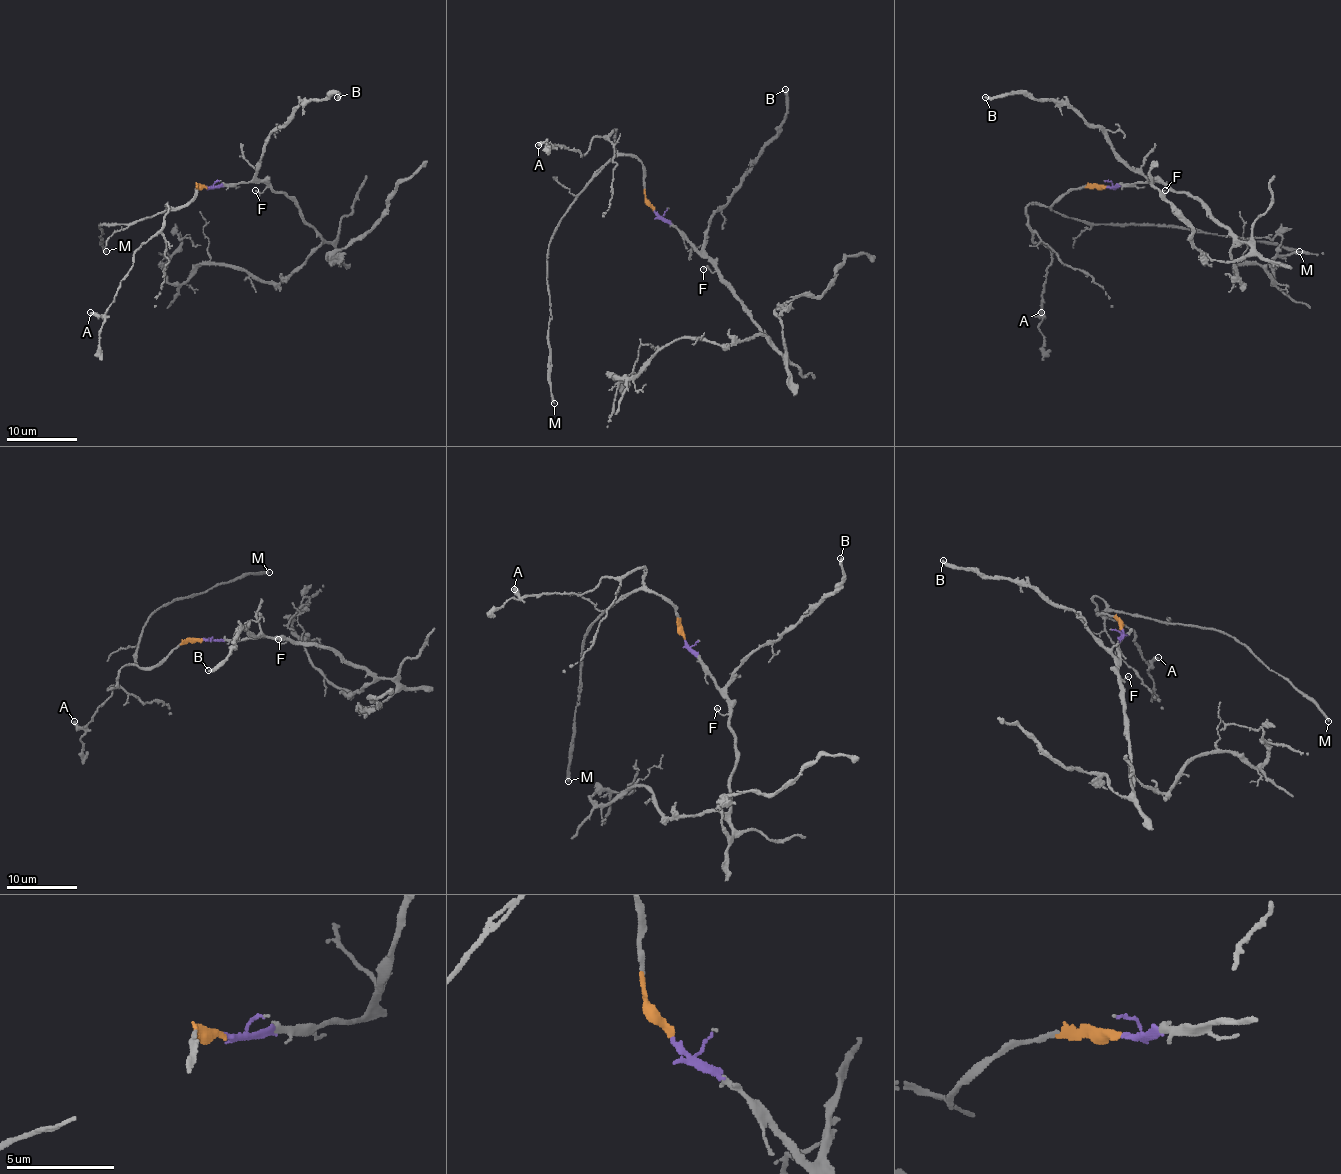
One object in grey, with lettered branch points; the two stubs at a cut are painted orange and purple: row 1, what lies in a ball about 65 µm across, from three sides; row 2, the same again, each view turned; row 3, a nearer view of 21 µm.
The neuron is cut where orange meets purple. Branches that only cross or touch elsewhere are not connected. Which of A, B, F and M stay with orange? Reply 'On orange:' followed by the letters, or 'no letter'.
On orange: A, M

